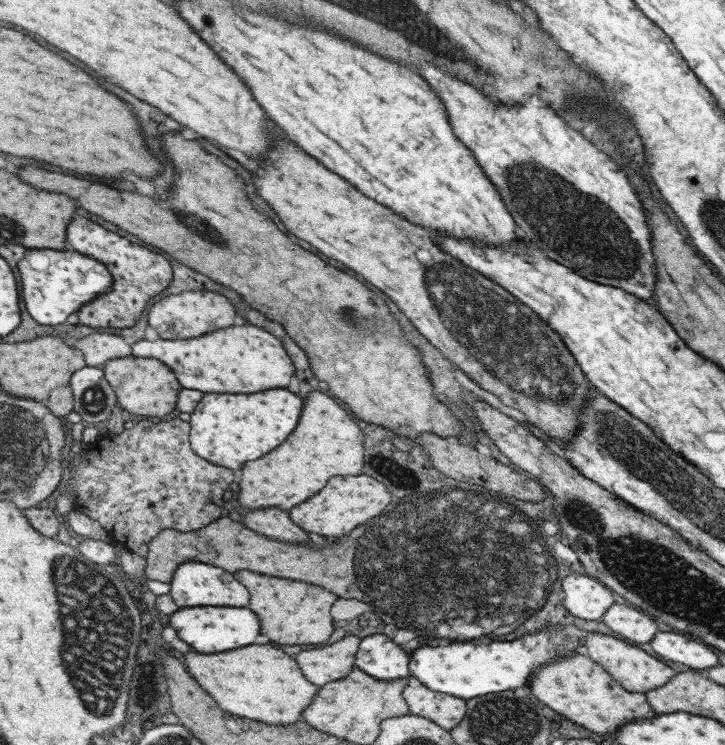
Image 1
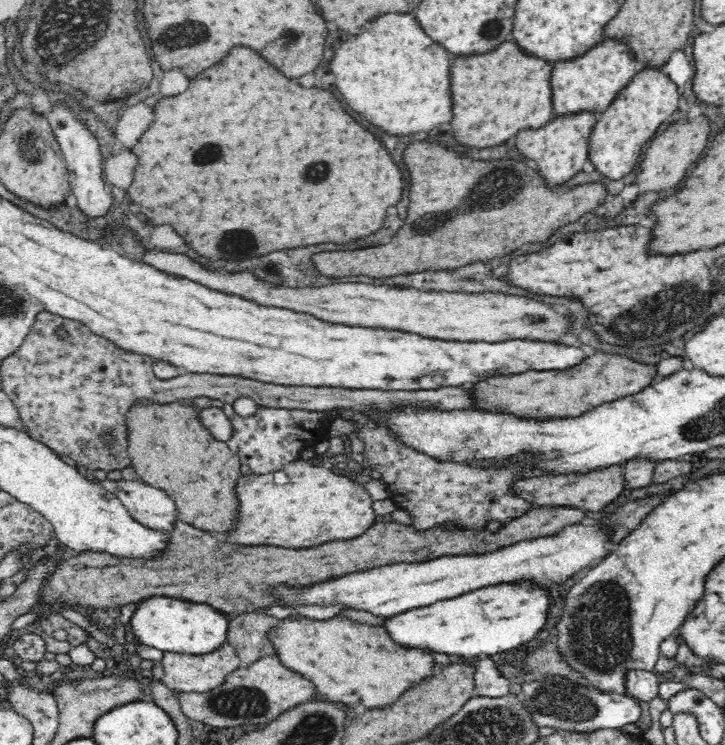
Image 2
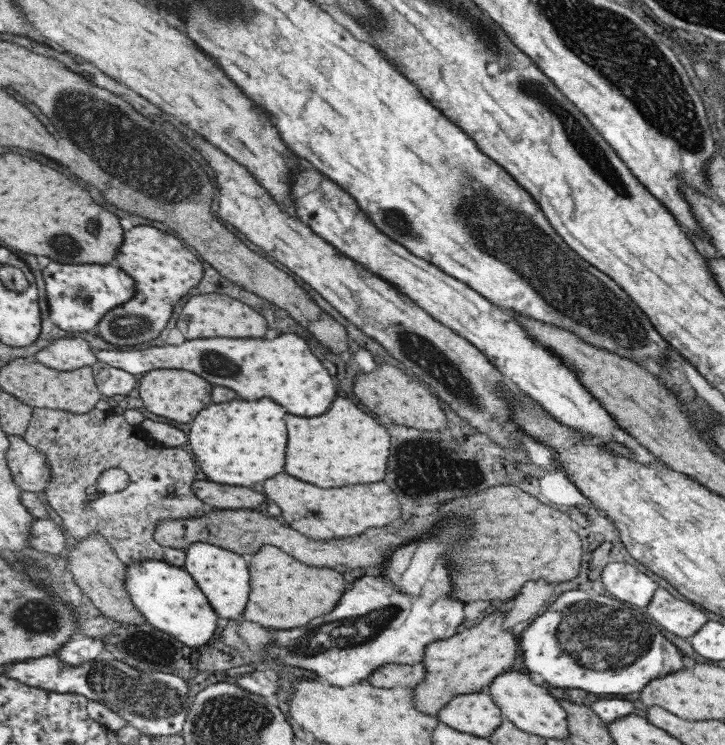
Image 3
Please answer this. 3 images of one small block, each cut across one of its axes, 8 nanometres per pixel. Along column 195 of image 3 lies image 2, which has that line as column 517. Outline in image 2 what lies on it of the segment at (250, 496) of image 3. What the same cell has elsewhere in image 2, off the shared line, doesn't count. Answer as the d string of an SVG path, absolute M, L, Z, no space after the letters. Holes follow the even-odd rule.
M608 466L602 470L594 470L588 474L558 474L558 476L540 476L540 478L526 478L522 482L515 482L513 489L521 494L528 502L534 502L537 507L572 506L583 511L598 512L608 506L612 500L618 498L627 488L622 466Z

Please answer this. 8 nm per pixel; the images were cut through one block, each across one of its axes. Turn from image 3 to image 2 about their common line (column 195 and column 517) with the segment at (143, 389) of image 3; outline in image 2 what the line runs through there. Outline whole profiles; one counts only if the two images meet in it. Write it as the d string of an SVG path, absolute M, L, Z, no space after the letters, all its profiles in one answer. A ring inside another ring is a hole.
M596 352L586 358L586 362L570 370L548 370L536 372L528 370L524 374L510 376L492 376L476 382L470 388L474 398L474 410L496 412L496 414L514 414L528 420L550 420L550 418L576 418L584 412L618 398L636 394L638 390L650 386L654 380L654 365L644 365L630 357Z

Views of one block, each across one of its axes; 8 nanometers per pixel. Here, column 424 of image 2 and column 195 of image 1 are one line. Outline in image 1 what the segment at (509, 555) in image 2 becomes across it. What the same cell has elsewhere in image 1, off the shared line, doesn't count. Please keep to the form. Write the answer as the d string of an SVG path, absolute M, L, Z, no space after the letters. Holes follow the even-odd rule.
M186 562L176 570L170 593L180 608L185 606L249 606L249 590L227 570L211 563Z

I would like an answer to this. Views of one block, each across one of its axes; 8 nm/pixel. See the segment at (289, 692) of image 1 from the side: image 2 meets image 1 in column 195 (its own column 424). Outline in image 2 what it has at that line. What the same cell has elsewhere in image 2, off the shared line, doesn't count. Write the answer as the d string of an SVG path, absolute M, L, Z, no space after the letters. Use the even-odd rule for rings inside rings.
M340 616L330 620L312 620L310 617L278 620L266 635L280 665L312 680L315 692L320 692L316 694L317 698L326 696L324 699L344 702L346 706L388 706L390 702L396 702L394 698L404 690L428 678L437 668L428 652L402 648L392 642L384 626L358 624Z

